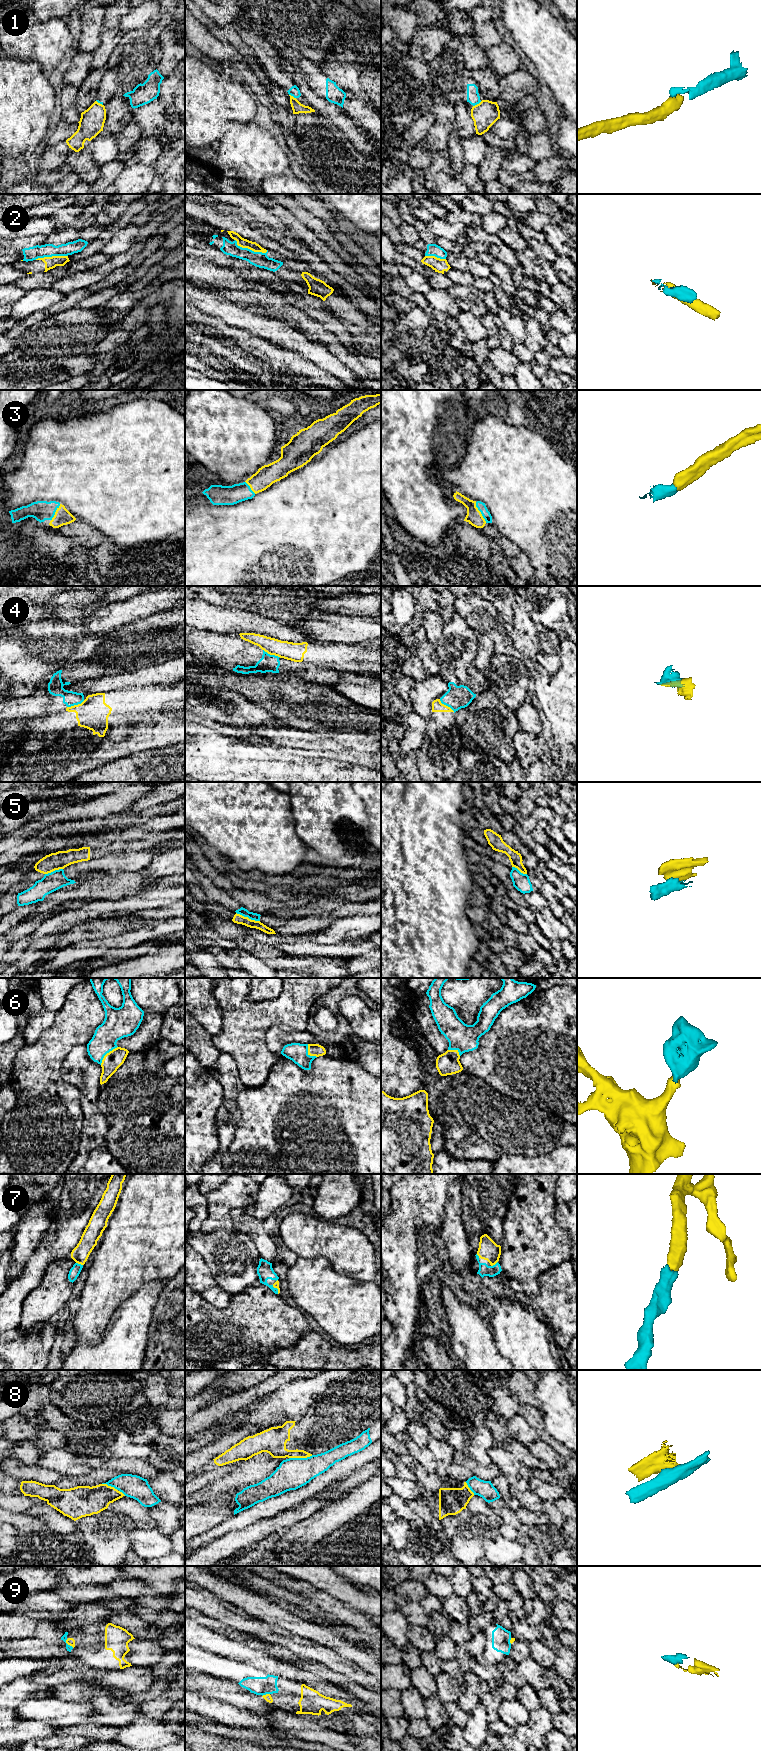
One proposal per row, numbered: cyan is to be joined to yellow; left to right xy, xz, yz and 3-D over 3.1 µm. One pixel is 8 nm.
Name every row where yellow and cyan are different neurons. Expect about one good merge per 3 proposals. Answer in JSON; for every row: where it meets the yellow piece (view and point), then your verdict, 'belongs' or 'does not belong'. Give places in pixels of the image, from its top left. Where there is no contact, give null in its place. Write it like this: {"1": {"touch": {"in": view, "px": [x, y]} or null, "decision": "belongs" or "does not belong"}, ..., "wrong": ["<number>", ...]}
{"1": {"touch": {"in": "yz", "px": [477, 104]}, "decision": "does not belong"}, "2": {"touch": {"in": "xz", "px": [250, 249]}, "decision": "does not belong"}, "3": {"touch": {"in": "yz", "px": [480, 512]}, "decision": "belongs"}, "4": {"touch": {"in": "xy", "px": [75, 705]}, "decision": "does not belong"}, "5": {"touch": {"in": "xz", "px": [247, 917]}, "decision": "does not belong"}, "6": {"touch": {"in": "xy", "px": [106, 1054]}, "decision": "belongs"}, "7": {"touch": {"in": "xy", "px": [79, 1263]}, "decision": "belongs"}, "8": {"touch": {"in": "xz", "px": [300, 1457]}, "decision": "does not belong"}, "9": {"touch": {"in": "xy", "px": [68, 1644]}, "decision": "belongs"}, "wrong": ["1", "2", "4", "5", "8"]}

